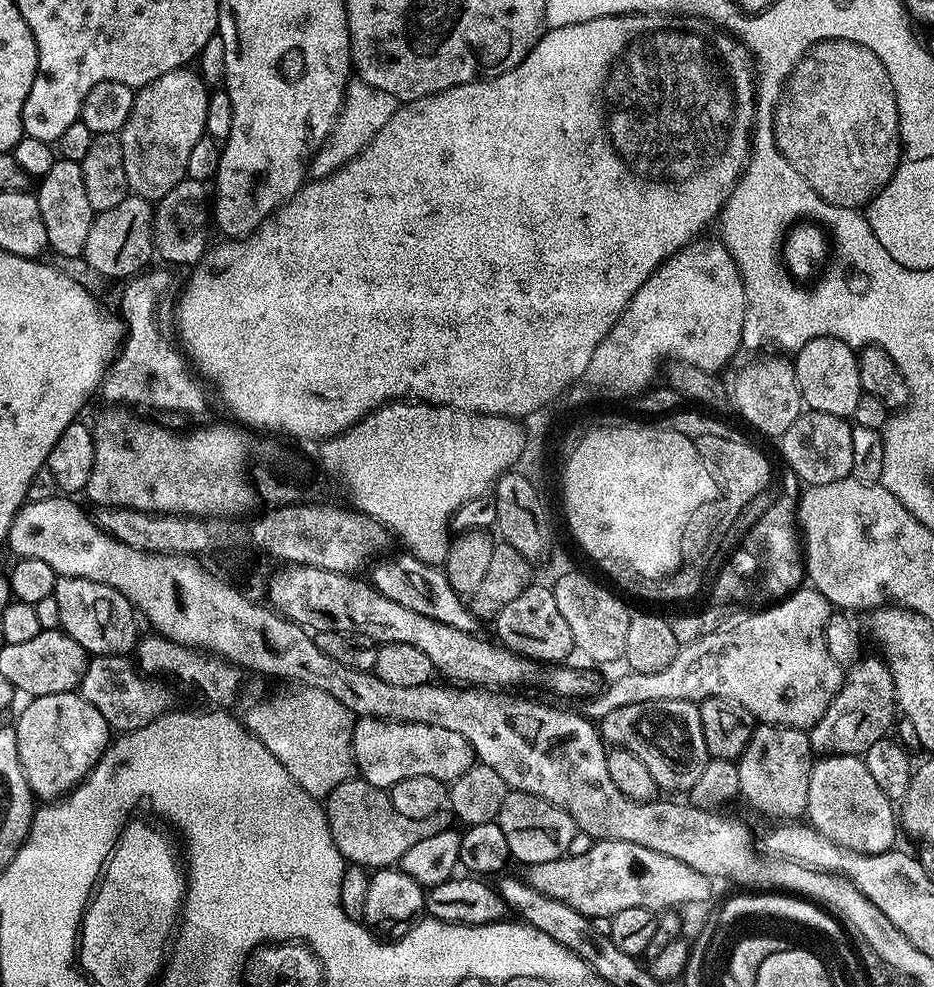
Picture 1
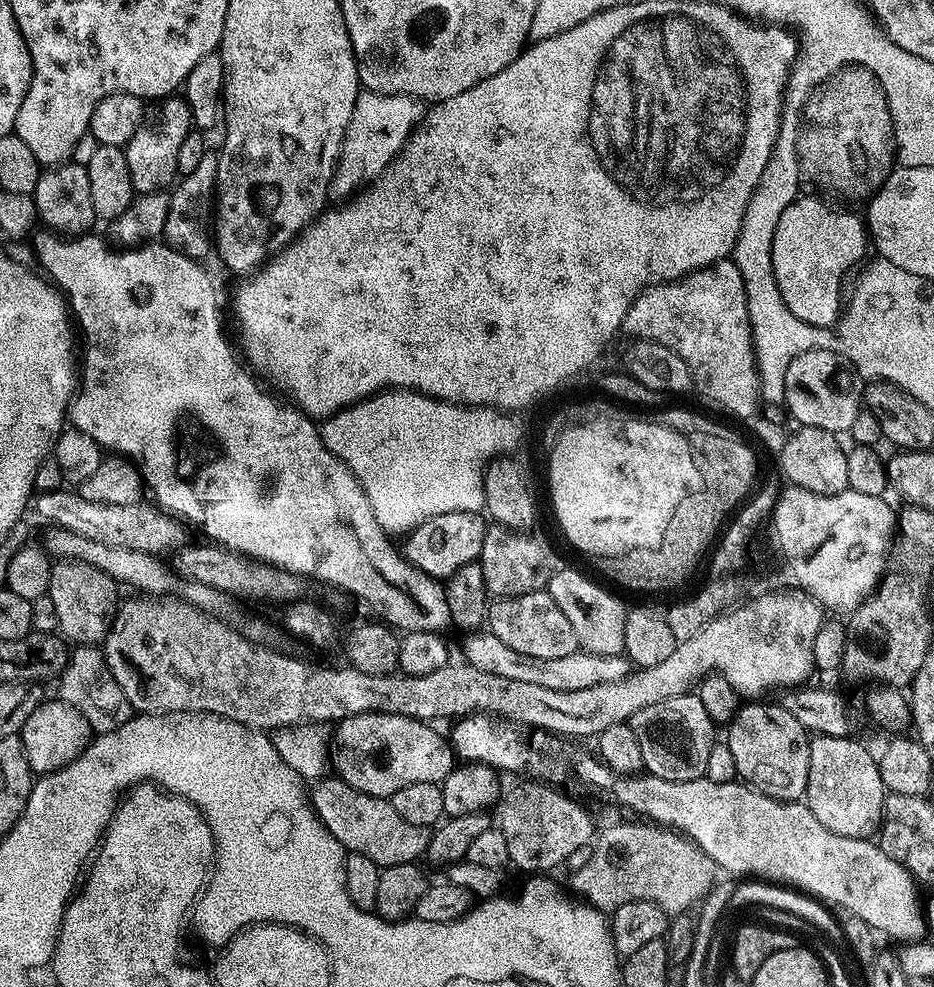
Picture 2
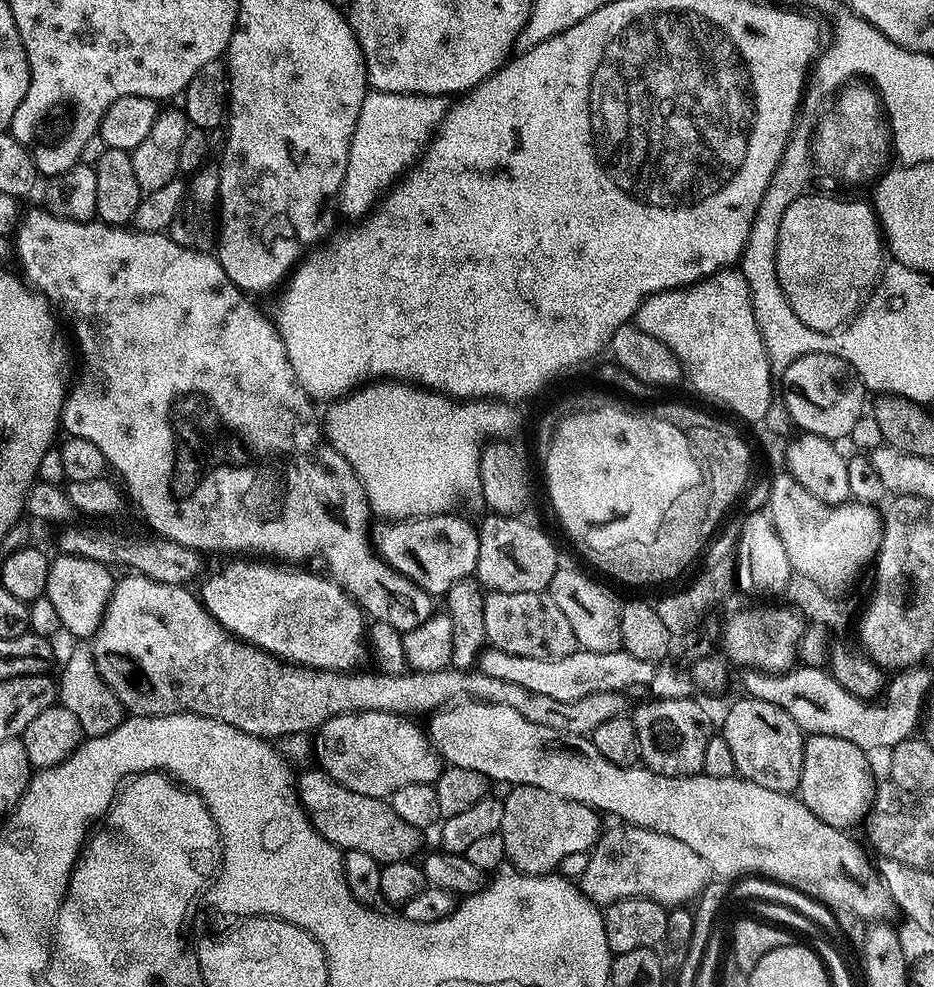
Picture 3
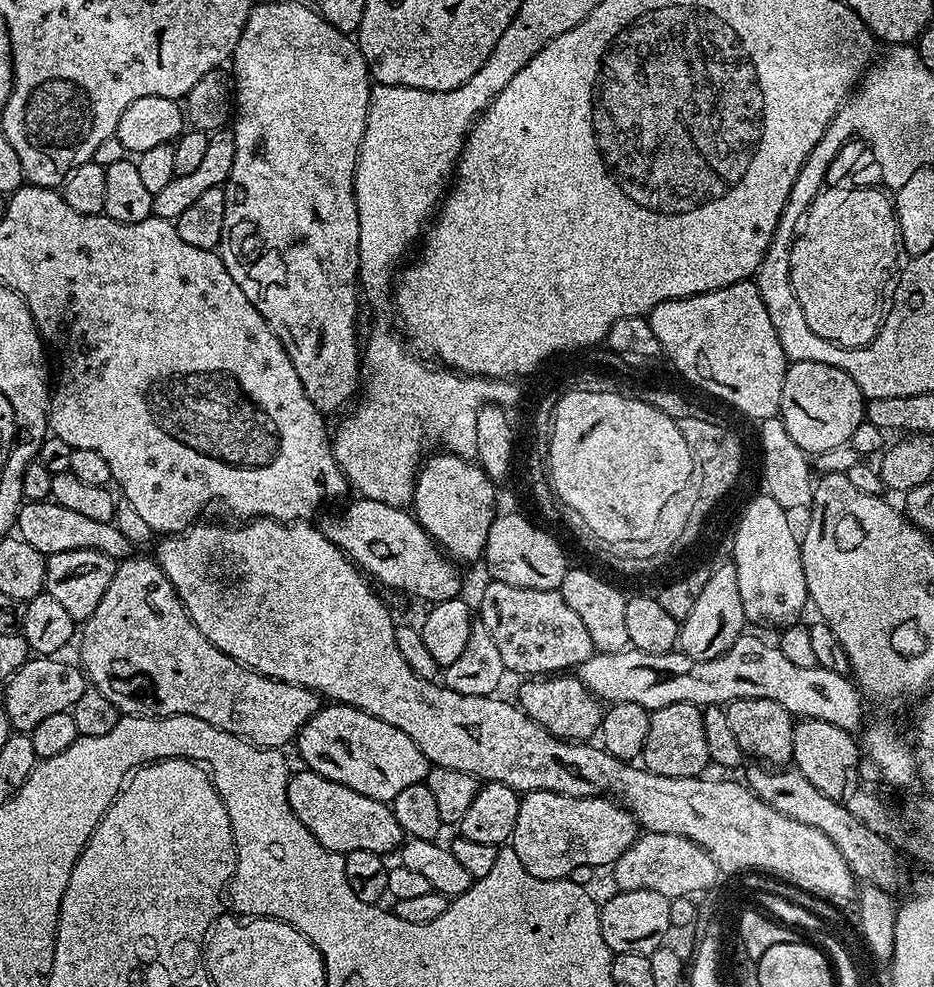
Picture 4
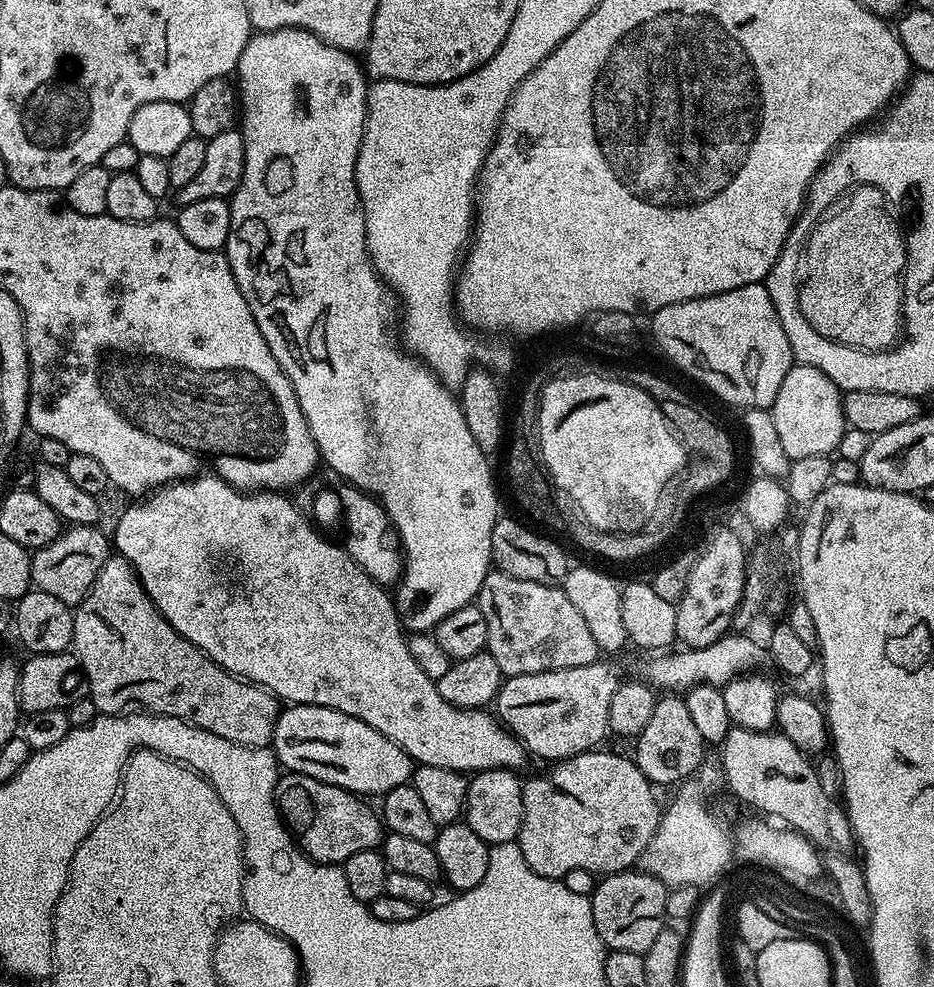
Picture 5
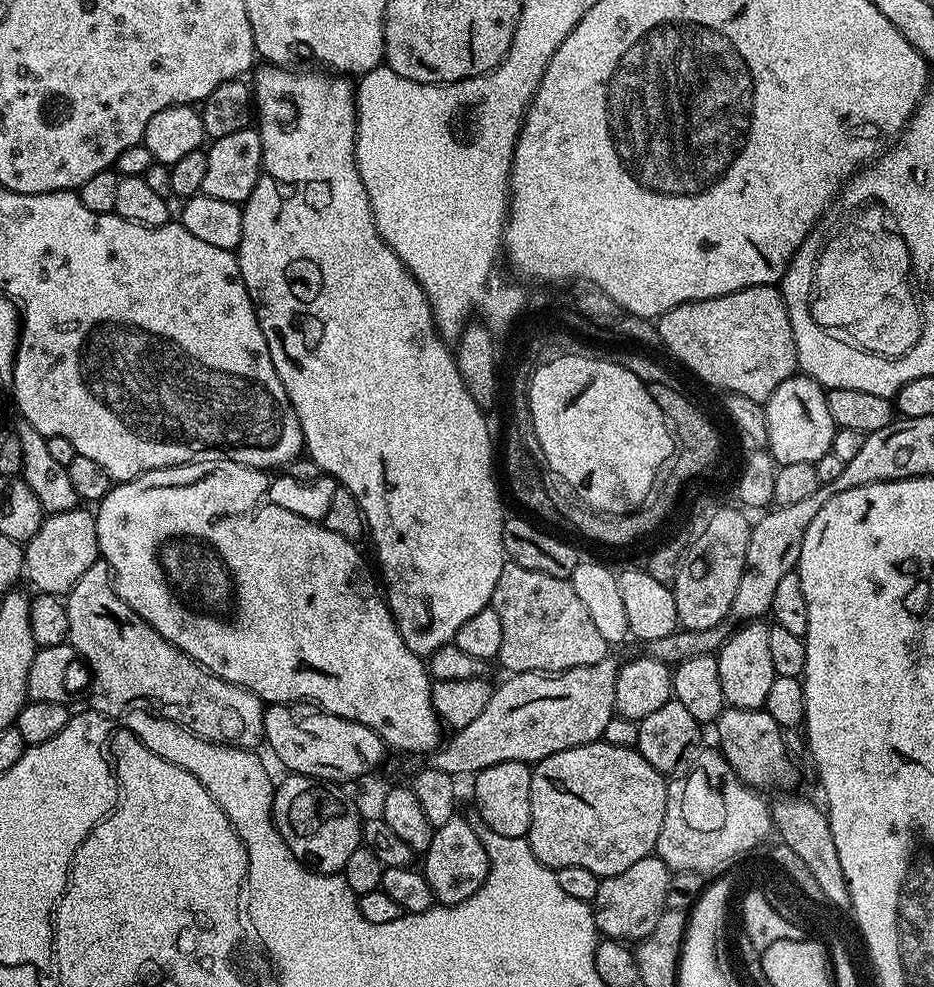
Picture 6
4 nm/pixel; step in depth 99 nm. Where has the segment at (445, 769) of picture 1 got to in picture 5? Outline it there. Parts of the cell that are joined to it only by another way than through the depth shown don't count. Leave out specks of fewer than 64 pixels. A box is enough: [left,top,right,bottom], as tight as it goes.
[270,704,414,798]

